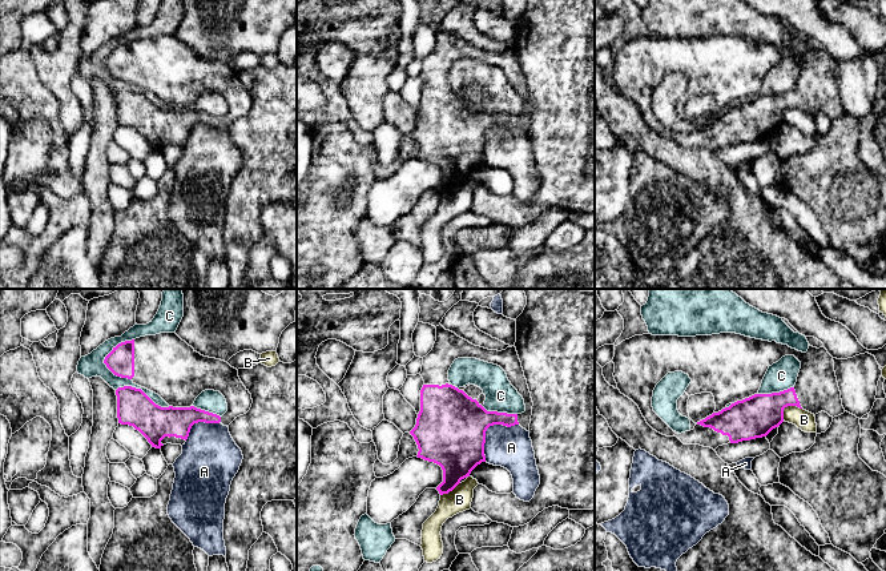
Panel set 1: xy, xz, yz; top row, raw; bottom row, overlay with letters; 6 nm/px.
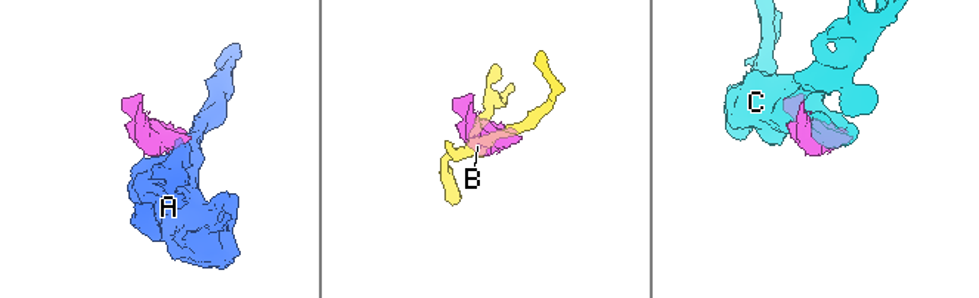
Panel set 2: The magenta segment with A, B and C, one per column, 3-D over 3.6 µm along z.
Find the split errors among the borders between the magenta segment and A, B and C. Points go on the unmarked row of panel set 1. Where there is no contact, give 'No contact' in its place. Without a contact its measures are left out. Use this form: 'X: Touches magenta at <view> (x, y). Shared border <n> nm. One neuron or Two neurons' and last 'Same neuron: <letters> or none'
A: Touches magenta at xz (486, 132). Shared border 300 nm. Two neurons
B: Touches magenta at yz (786, 108). Shared border 140 nm. Two neurons
C: Touches magenta at xy (109, 55). Shared border 260 nm. Two neurons
Same neuron: none

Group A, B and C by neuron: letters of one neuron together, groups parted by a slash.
A / B / C

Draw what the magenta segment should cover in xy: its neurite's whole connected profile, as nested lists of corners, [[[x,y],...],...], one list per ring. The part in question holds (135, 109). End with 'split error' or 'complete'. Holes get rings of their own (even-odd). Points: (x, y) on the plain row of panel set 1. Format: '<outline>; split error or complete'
[[[160,35],[121,44],[105,59],[104,65],[114,77],[132,81],[133,85],[140,88],[138,91],[124,88],[116,92],[118,125],[133,128],[156,150],[161,150],[166,145],[185,146],[192,128],[198,124],[222,125],[229,129],[237,118],[246,116],[253,105],[251,96],[241,84],[237,71],[225,63],[201,57],[176,35]],[[142,89],[158,96],[169,108],[161,109],[156,106],[141,92]],[[205,92],[220,93],[225,98],[227,113],[222,118],[193,108],[196,100]]]; split error

